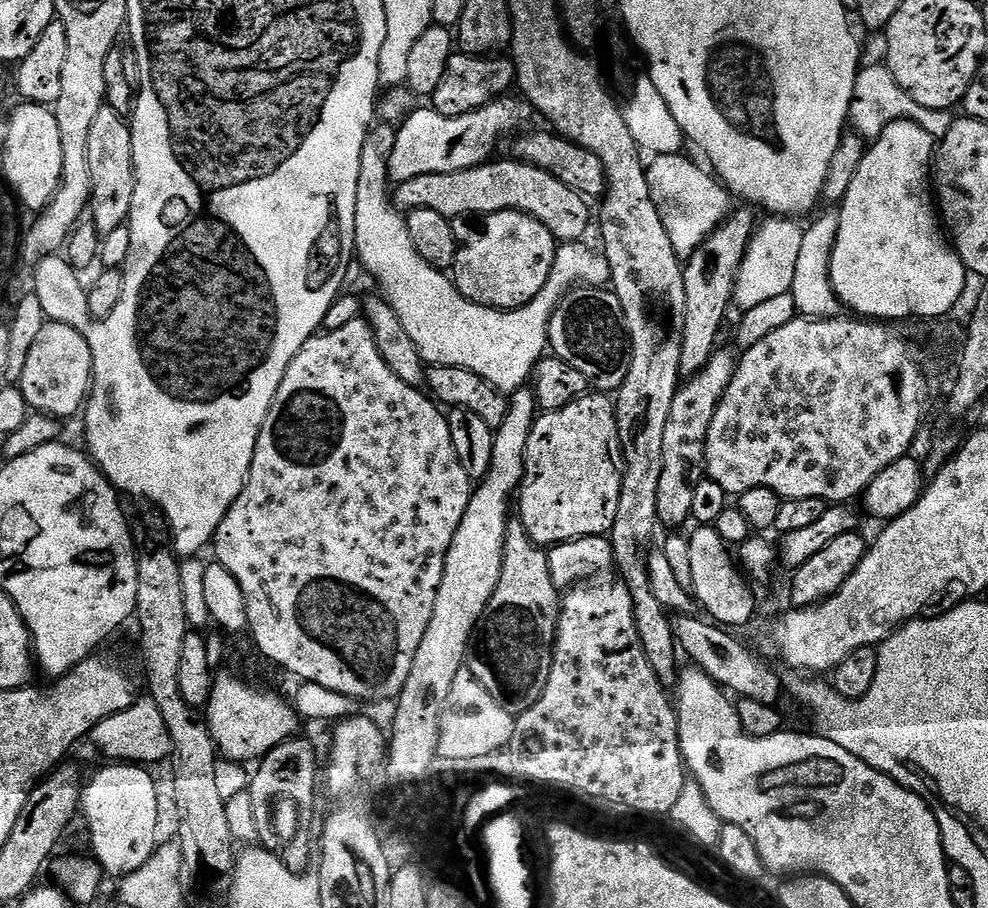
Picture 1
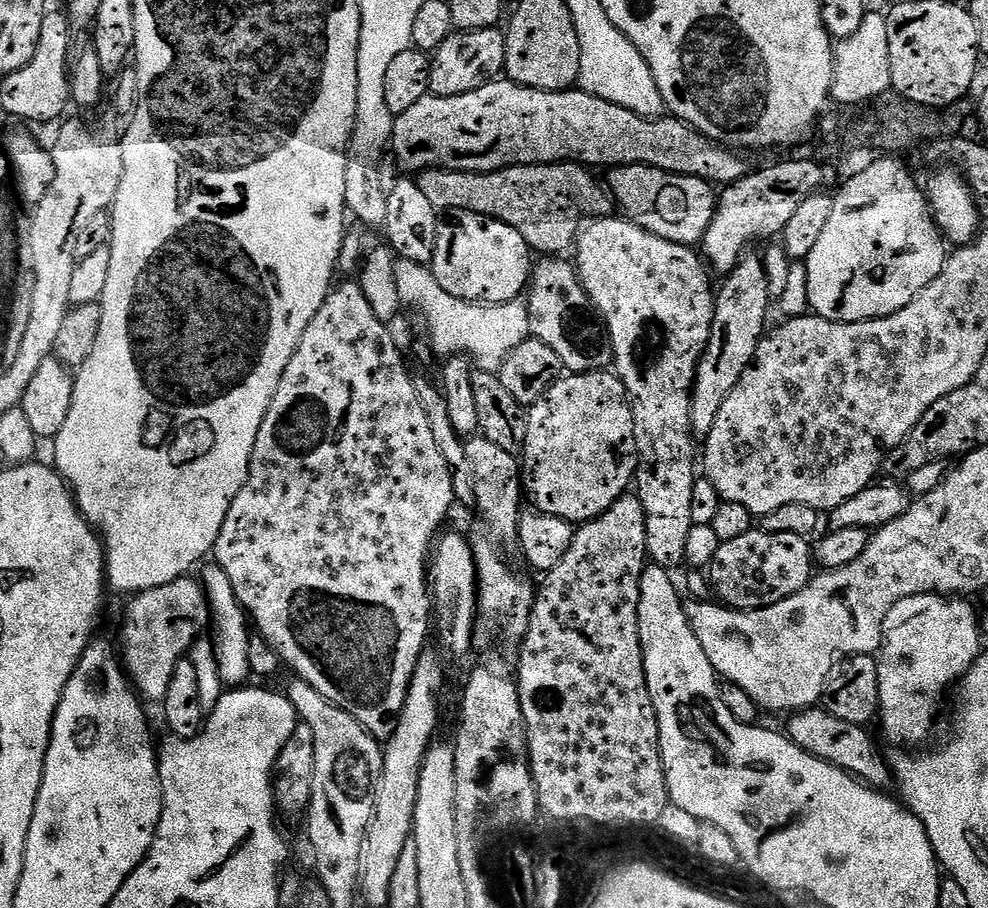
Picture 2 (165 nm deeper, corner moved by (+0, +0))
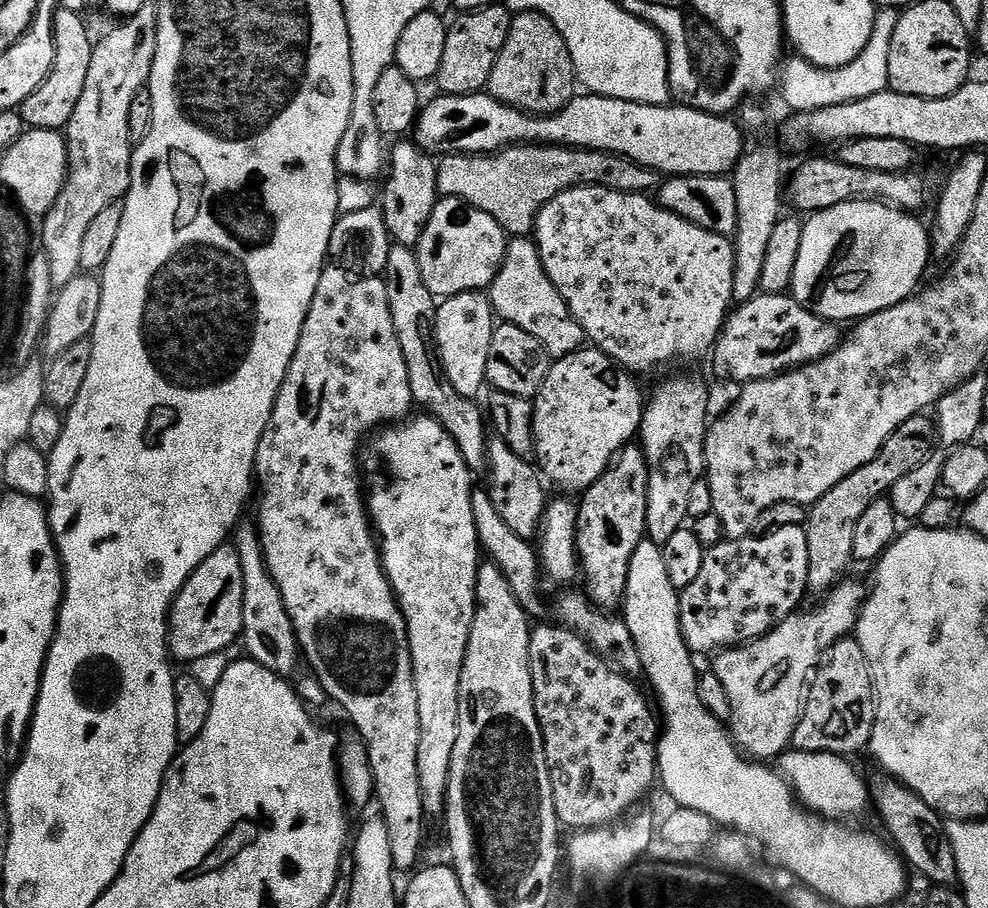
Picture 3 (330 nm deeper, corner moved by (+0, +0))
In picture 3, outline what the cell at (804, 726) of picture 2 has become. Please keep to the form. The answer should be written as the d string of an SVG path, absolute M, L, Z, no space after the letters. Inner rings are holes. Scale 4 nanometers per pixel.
M891 778L880 779L884 780L871 781L870 804L874 812L876 808L885 830L892 835L891 843L895 851L902 857L905 865L917 877L925 878L929 885L955 885L958 880L956 859L948 837L948 829L942 823L941 816L933 808L926 806L926 802L922 802L922 798L914 794L914 790L910 790L900 781Z

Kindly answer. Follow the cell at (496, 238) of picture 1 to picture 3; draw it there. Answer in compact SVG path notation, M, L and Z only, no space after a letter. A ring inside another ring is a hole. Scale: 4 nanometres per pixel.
M458 198L437 199L434 214L430 214L430 222L426 222L426 230L414 249L418 266L422 266L426 290L432 296L443 298L491 288L504 261L508 241L504 228L490 214L482 214L482 210Z

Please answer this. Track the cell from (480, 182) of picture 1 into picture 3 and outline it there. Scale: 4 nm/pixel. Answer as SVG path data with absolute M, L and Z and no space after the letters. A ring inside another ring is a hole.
M517 144L483 156L456 152L452 156L439 157L436 165L436 190L441 197L458 198L482 210L482 214L490 214L490 218L512 238L531 237L542 206L571 188L599 186L619 192L648 194L657 184L657 173L625 156L587 152L584 148L561 148L559 144Z

